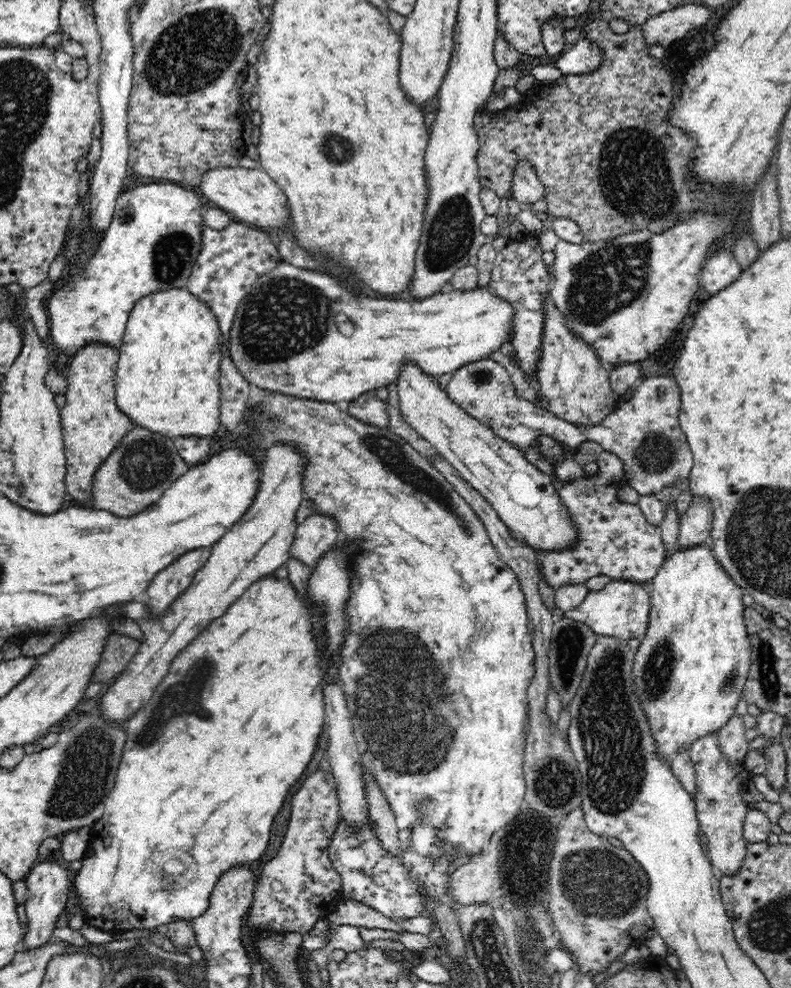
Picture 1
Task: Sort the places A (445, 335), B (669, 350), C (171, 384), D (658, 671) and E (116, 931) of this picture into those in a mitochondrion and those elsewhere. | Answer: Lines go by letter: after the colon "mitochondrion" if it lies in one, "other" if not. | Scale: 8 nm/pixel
A: other
B: other
C: other
D: mitochondrion
E: other

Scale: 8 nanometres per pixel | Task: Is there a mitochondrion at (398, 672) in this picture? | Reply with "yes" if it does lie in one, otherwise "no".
yes

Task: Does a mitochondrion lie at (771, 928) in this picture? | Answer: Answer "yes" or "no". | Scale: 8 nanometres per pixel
yes

